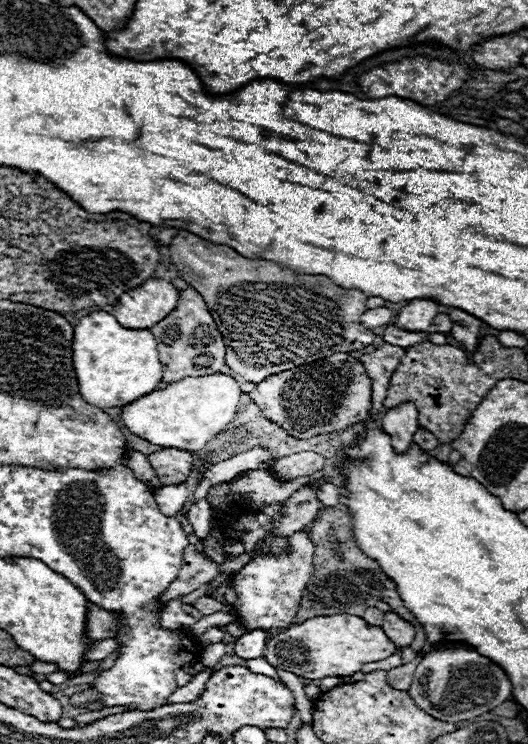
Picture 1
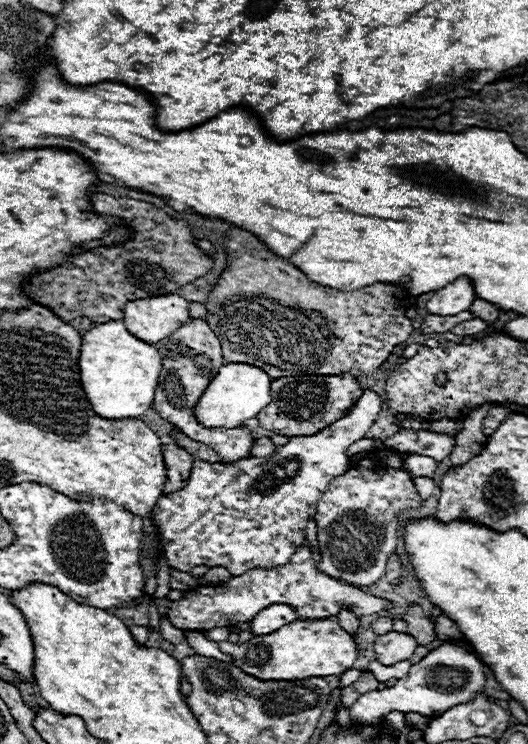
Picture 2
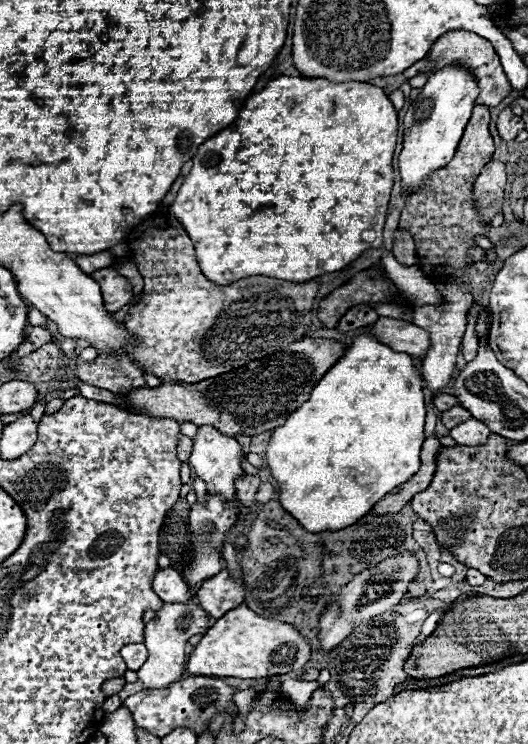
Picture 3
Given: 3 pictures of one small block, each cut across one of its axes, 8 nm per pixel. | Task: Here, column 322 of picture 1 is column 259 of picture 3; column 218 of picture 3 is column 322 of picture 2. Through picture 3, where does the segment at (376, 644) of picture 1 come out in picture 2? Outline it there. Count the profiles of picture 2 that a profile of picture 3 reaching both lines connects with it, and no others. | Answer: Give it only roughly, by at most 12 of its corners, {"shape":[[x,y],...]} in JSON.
{"shape":[[336,616],[218,642],[260,680],[338,676],[358,642]]}

